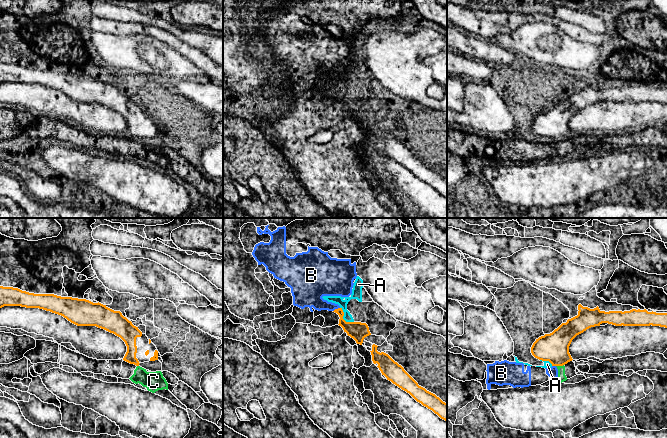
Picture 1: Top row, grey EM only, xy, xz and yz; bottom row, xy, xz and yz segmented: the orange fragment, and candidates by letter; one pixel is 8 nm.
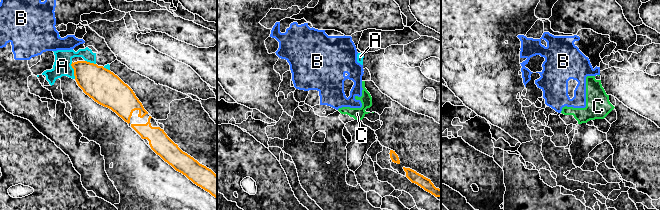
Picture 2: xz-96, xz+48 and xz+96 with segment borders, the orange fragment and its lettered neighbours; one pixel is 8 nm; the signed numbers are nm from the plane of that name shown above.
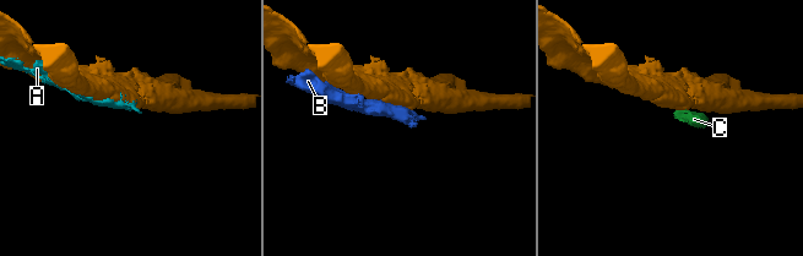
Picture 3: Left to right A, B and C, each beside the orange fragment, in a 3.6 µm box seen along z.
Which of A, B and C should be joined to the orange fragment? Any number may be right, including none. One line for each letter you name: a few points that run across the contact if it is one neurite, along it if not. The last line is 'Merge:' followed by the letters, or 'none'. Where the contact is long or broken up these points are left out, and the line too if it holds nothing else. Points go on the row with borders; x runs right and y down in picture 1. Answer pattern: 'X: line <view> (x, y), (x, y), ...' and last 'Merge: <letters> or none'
Merge: none

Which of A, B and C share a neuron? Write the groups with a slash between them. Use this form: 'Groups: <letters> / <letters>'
Groups: A / B C

